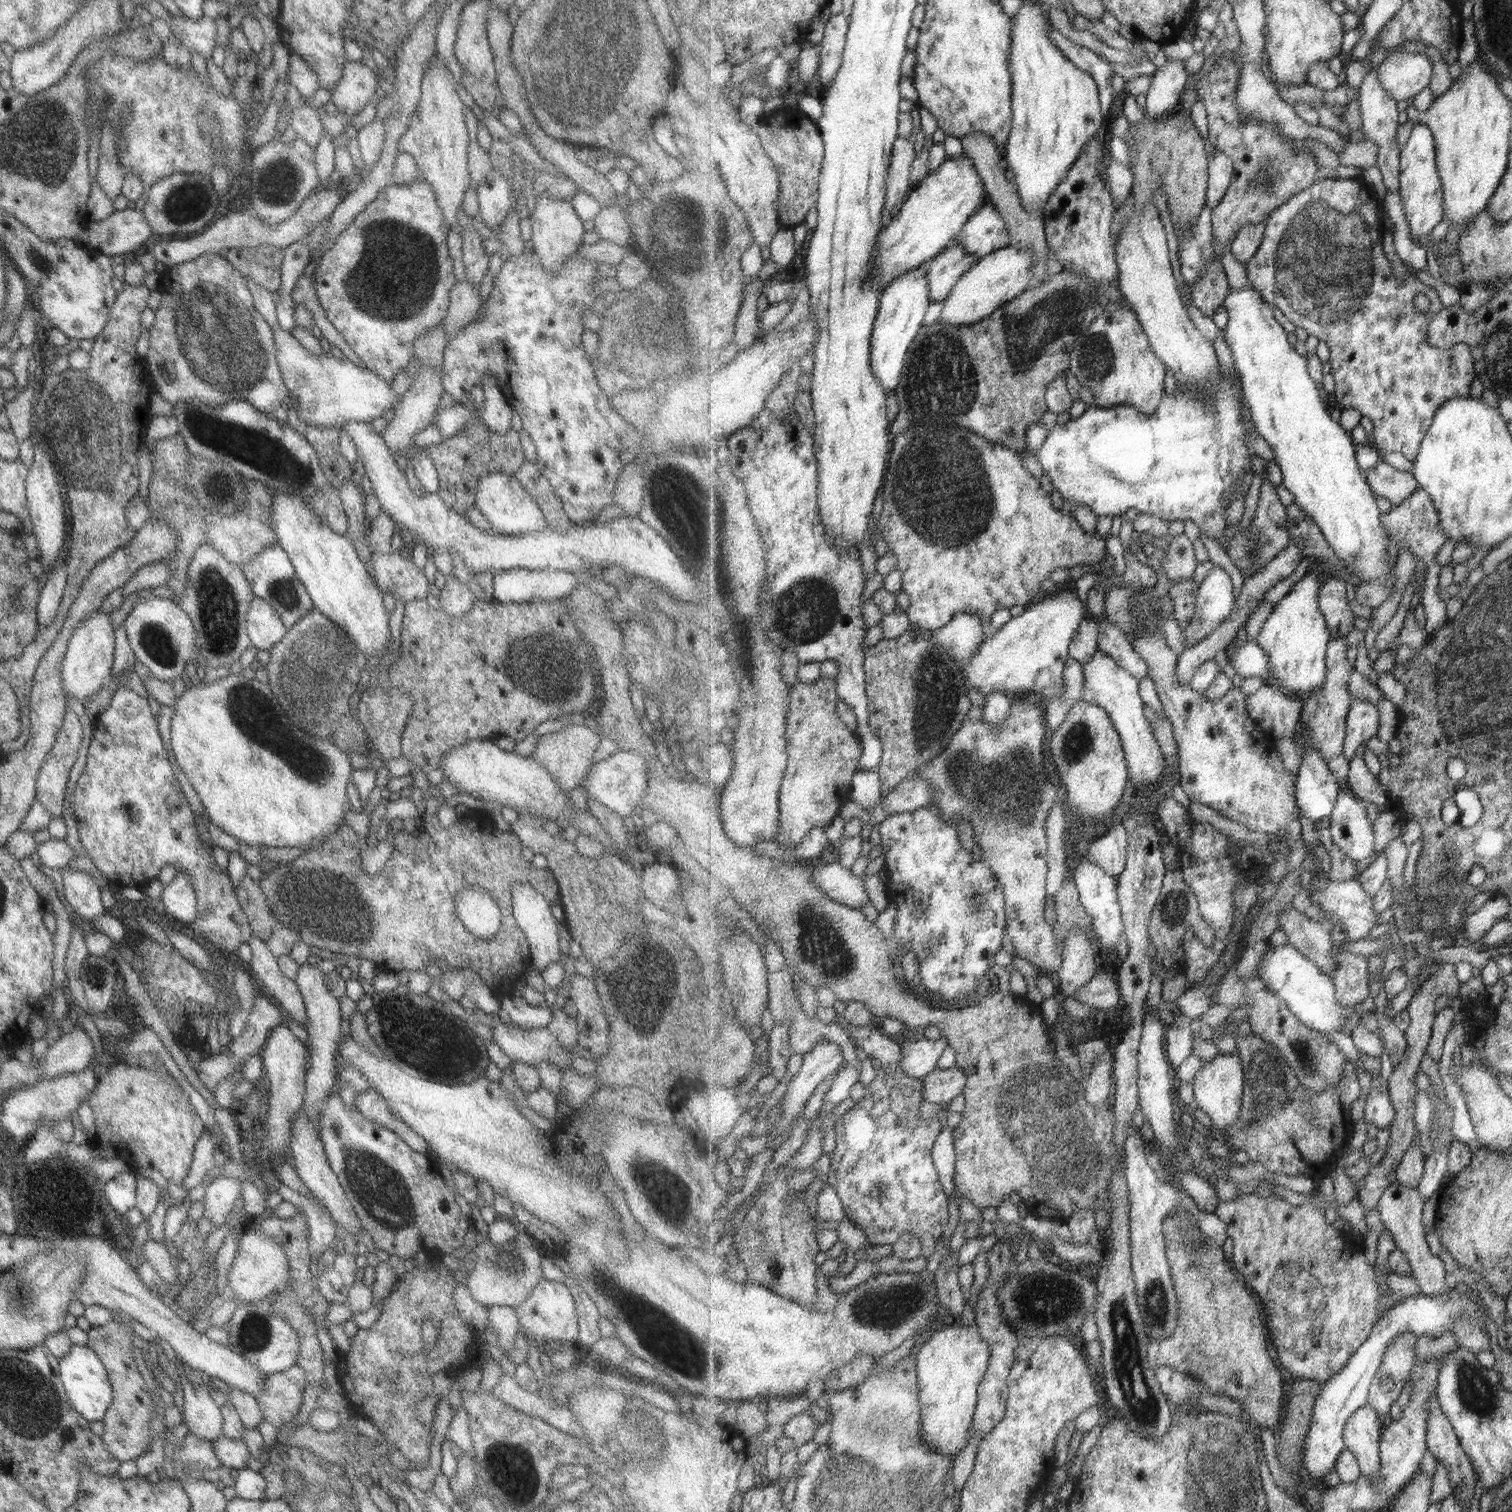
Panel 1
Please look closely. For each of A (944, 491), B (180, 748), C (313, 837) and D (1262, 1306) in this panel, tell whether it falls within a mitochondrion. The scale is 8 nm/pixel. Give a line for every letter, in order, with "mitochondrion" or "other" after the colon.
A: mitochondrion
B: other
C: other
D: other

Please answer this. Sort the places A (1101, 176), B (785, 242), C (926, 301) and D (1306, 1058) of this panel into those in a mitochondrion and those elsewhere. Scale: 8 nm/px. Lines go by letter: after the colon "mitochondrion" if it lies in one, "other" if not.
A: other
B: other
C: other
D: mitochondrion

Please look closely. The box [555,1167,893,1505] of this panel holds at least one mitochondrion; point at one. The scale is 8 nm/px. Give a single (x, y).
(660, 1334)

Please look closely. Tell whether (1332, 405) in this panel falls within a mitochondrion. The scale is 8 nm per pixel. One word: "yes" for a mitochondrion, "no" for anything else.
no

